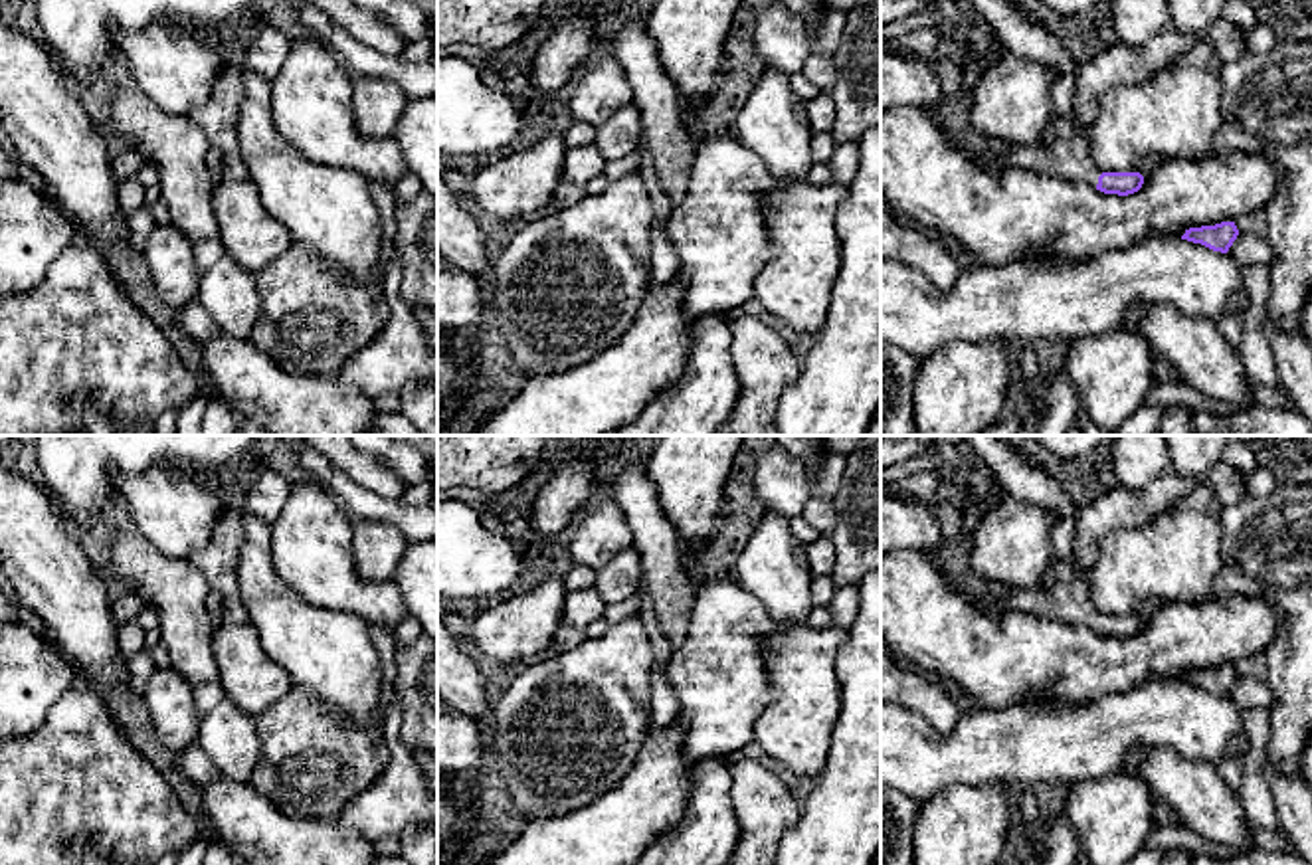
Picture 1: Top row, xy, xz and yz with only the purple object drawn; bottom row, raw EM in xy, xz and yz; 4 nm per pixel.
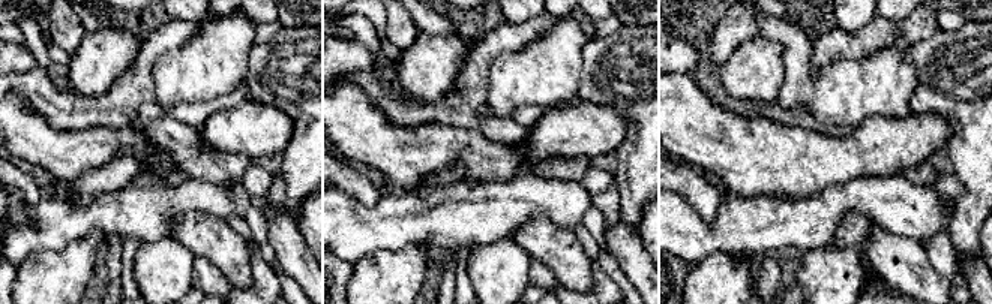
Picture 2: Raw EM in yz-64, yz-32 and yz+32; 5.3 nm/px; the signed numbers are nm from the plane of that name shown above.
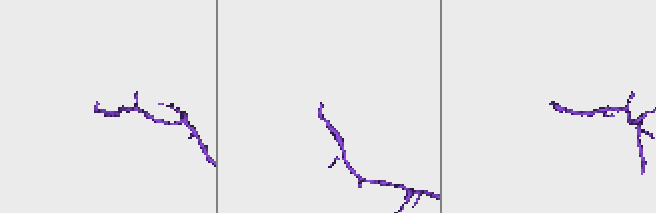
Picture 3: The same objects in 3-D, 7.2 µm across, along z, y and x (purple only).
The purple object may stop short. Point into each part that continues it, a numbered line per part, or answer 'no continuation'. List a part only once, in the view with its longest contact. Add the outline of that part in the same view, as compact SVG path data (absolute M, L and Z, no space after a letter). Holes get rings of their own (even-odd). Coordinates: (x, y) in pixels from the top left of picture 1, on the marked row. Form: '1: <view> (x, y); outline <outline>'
1: yz (1121, 64); outline M1170 24L1144 46L1116 42L1084 61L1078 71L1071 113L1078 131L1071 139L1009 146L997 158L985 158L966 144L954 146L987 170L1023 168L1053 178L1086 182L1096 188L1102 170L1090 158L1088 141L1100 99L1116 85L1148 83L1156 73L1173 67L1187 53L1191 42L1189 36L1179 34Z

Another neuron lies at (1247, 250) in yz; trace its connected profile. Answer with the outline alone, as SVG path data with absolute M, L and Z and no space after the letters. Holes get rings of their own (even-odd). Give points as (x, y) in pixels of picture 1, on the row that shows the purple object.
M1241 234L1227 251L1241 267L1247 265L1272 265L1274 253L1266 243L1266 238Z

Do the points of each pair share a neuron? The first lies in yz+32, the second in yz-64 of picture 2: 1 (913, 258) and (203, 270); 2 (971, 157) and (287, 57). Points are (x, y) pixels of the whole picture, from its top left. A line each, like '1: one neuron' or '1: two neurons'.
1: two neurons
2: one neuron

